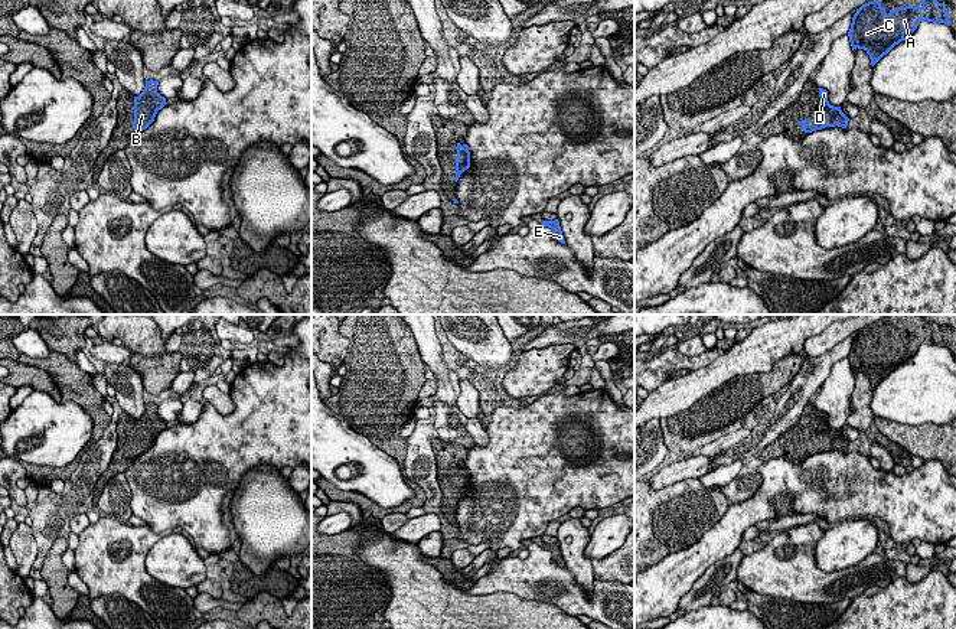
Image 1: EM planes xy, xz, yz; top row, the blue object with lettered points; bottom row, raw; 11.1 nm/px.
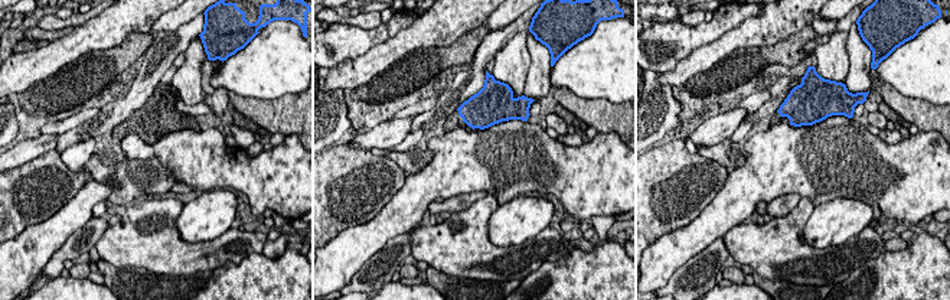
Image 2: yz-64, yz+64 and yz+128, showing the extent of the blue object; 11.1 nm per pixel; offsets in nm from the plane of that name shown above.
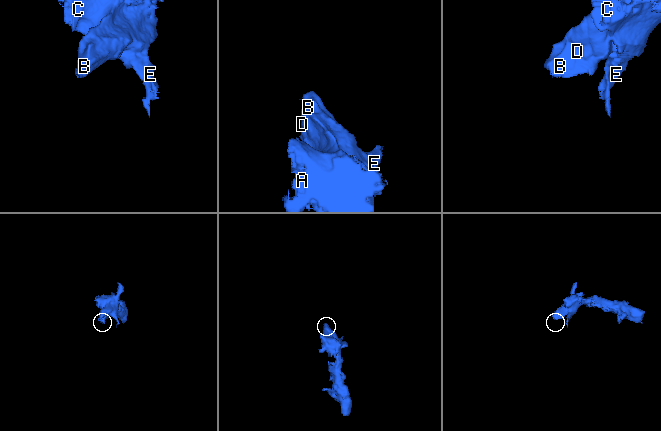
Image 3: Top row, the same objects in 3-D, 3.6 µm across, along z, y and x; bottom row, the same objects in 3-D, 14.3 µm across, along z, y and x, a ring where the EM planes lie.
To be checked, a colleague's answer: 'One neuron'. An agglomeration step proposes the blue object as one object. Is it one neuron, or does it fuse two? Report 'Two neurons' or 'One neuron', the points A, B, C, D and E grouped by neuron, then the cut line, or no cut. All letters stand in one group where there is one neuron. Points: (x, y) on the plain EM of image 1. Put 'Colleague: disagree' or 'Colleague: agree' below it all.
One neuron. Groups: A B C D E. No split
Colleague: agree

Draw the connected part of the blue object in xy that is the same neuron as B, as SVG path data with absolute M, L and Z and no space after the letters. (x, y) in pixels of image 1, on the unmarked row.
M146 404L143 415L134 420L134 453L146 453L154 444L157 434L167 427L166 421L157 415L157 408L157 404Z

